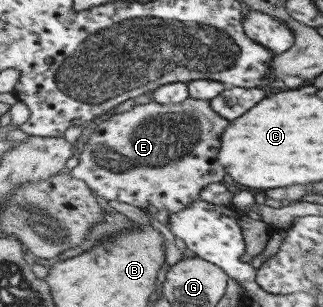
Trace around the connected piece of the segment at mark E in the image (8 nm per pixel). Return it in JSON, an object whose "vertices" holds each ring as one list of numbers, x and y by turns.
{"vertices":[[190,97,179,105,161,105,153,100,148,104,135,106,128,112,114,114,107,120,99,123,96,127,92,127,88,133,89,140,83,147,77,166,71,170,71,175,79,180,84,180,91,186,92,190,95,191,97,197,102,196,106,201,114,200,127,203,128,205,132,205,141,210,146,210,149,206,152,206,159,211,167,210,170,214,176,214,181,210,185,210,186,207,188,208,189,204,201,200,202,192,203,190,206,190,207,186,221,182,221,180,227,176,227,168,221,163,219,153,221,151,221,144,223,144,223,142,221,142,223,132,227,130,229,124,231,124,229,119,220,116,207,100,193,99]]}

